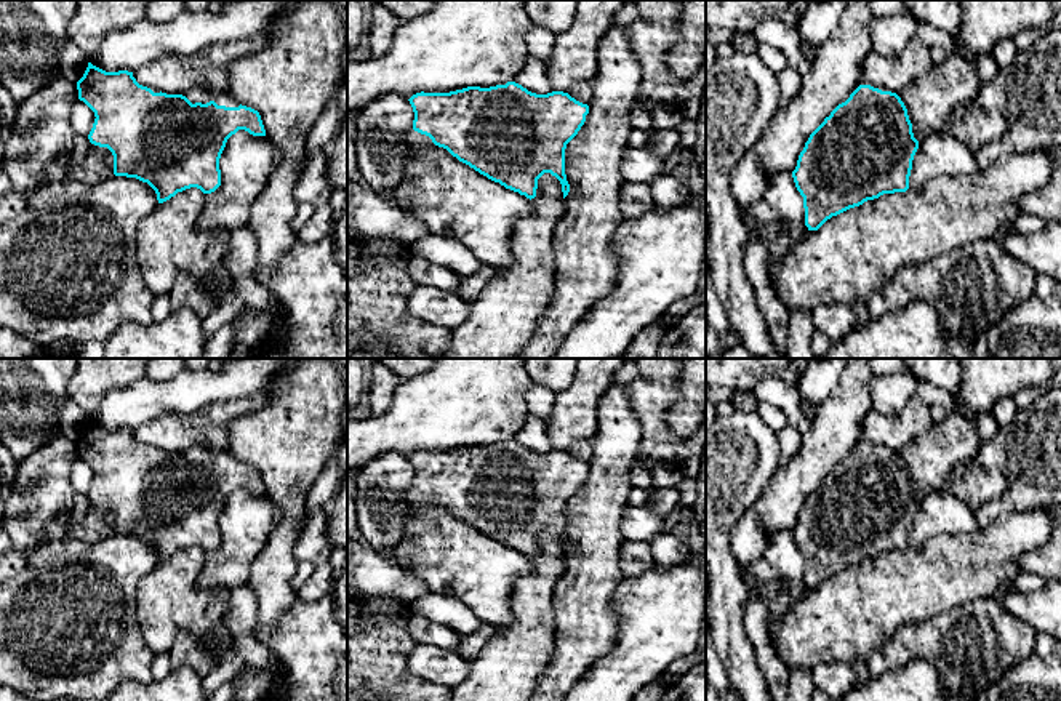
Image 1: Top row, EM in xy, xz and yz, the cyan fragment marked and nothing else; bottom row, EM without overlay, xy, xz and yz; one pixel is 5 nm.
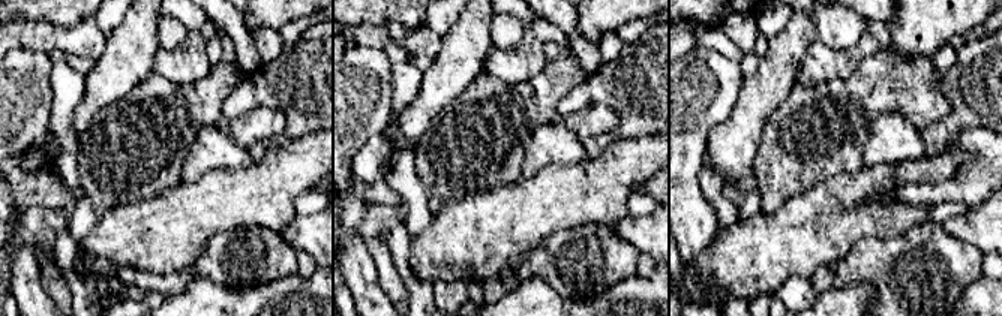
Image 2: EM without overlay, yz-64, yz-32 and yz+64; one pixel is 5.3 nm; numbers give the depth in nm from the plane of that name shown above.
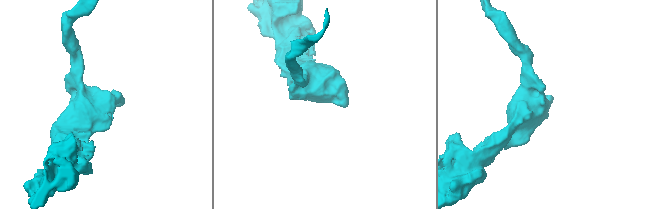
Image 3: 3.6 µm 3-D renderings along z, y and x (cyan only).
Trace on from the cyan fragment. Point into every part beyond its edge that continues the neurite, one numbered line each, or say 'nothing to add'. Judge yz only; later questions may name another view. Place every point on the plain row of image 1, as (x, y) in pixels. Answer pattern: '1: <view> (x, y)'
1: yz (943, 456)

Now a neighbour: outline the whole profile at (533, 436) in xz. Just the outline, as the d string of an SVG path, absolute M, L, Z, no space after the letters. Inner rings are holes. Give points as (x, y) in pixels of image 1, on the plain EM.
M531 415L514 440L536 453L547 453L554 450L547 435L546 419L539 419Z

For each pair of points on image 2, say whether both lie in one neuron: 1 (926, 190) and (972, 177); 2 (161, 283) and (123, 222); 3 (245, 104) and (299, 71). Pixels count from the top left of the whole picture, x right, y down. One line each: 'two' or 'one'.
1: one
2: two
3: one

